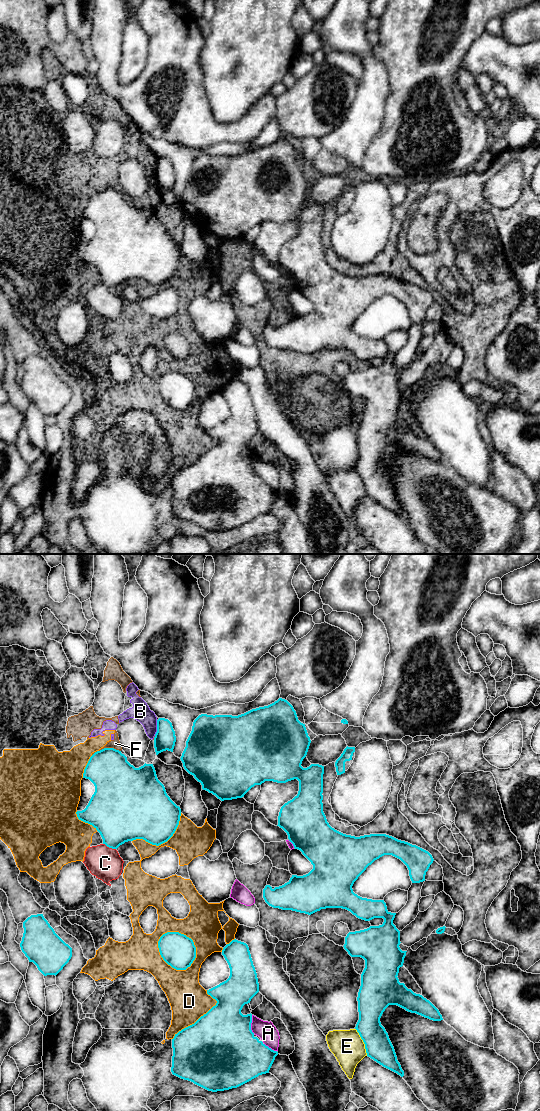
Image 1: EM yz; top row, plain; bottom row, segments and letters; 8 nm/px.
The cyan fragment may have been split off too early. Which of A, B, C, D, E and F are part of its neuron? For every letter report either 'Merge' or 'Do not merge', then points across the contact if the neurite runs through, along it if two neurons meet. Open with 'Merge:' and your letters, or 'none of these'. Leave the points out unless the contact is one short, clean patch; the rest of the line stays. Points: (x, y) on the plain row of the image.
Merge: C
A: Do not merge
B: Do not merge
C: Merge. Path across: yz (119, 258), (109, 287), (105, 295), (105, 303)
D: Do not merge
E: Do not merge
F: Do not merge

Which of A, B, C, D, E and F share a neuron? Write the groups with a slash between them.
A / B D F / C / E

